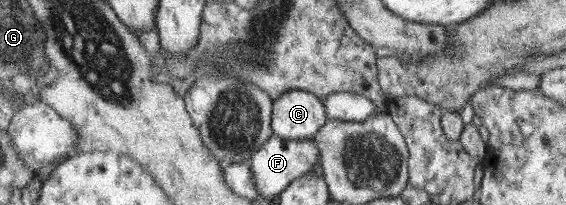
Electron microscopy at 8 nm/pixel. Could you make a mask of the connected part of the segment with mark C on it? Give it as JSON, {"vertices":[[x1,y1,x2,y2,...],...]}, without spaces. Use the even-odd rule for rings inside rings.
{"vertices":[[289,90,274,100,274,134,287,140,312,140,329,121,326,104,314,93]]}

